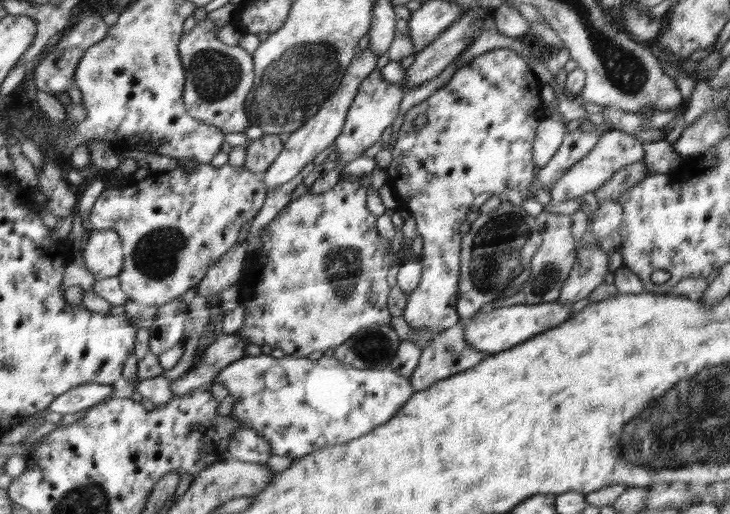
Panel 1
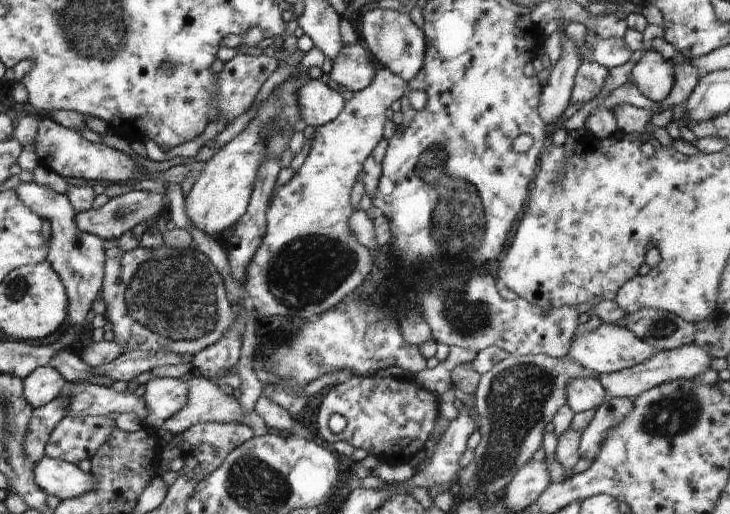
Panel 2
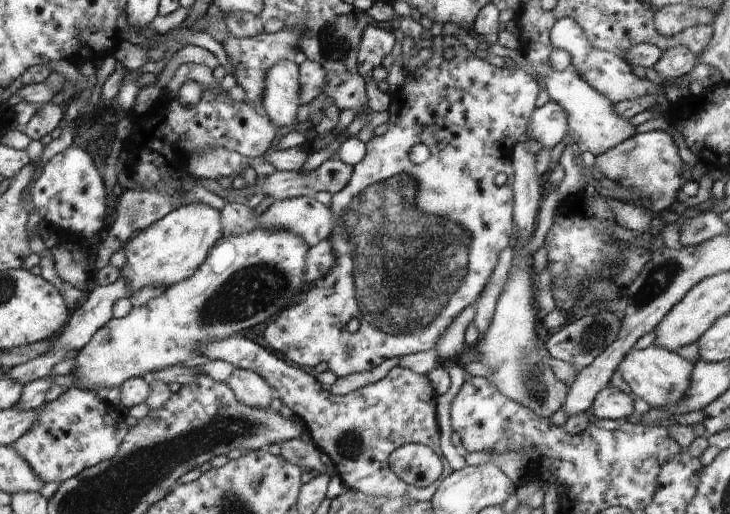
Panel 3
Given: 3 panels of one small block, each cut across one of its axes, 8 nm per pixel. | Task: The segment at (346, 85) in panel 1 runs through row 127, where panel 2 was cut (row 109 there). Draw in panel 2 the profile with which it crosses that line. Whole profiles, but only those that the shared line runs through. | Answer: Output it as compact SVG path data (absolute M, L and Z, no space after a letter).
M309 78L296 94L302 122L313 128L332 122L342 112L347 101L320 79Z

